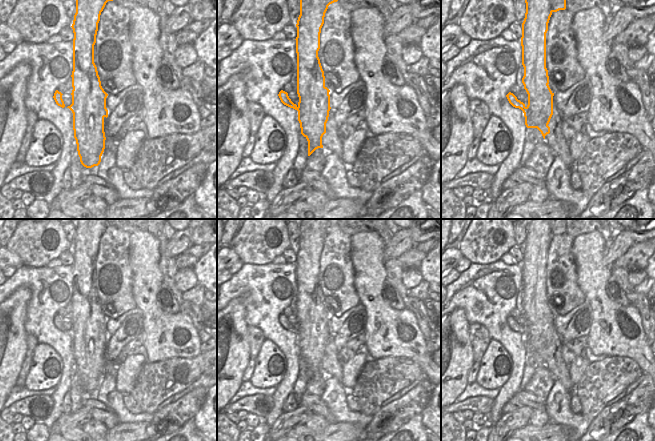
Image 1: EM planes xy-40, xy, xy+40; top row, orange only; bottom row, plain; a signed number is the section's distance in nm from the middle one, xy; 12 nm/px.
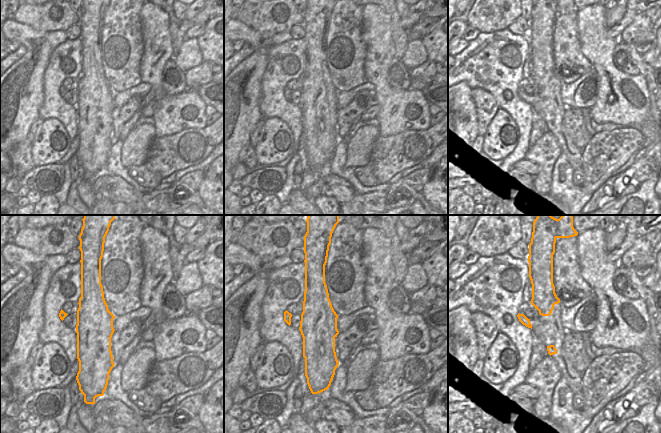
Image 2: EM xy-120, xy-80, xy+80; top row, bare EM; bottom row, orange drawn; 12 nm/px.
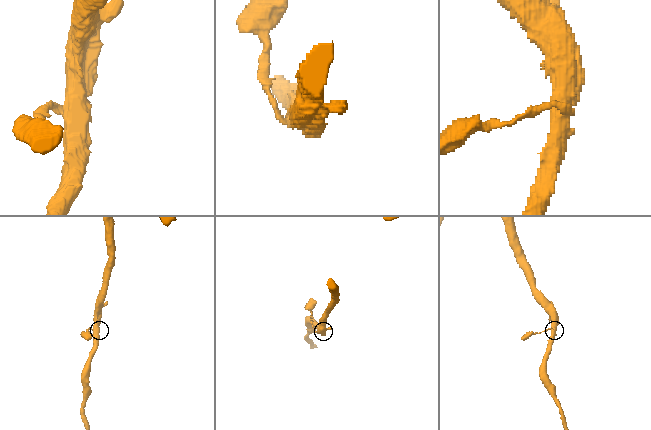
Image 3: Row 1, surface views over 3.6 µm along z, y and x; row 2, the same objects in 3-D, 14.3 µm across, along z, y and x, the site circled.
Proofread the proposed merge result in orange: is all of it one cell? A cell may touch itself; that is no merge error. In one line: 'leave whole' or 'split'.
split

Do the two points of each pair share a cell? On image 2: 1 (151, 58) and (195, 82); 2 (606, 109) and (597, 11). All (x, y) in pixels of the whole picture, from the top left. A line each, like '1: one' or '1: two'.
1: two
2: one

